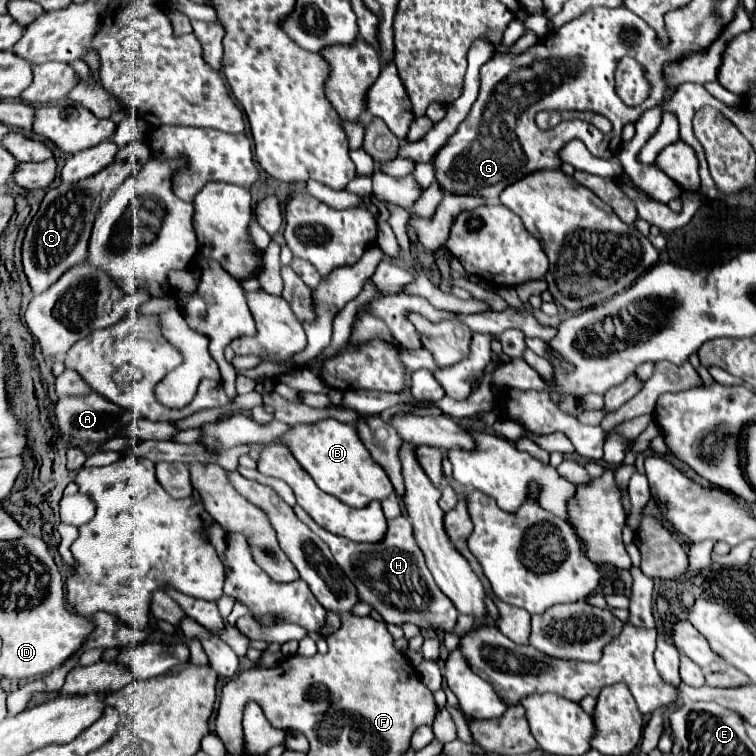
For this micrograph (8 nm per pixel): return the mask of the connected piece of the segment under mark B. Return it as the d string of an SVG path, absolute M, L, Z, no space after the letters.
M333 418L319 420L315 424L297 424L273 444L285 444L303 470L315 480L315 484L347 506L365 508L369 502L385 500L393 492L391 480L387 478L385 470L371 458L353 424L343 424Z

